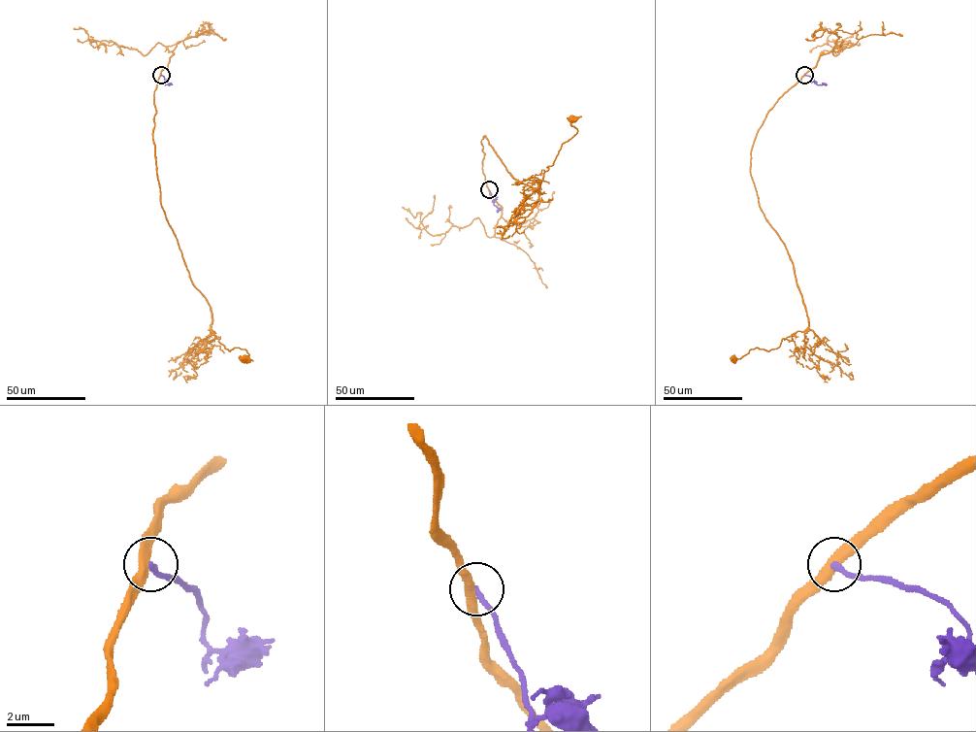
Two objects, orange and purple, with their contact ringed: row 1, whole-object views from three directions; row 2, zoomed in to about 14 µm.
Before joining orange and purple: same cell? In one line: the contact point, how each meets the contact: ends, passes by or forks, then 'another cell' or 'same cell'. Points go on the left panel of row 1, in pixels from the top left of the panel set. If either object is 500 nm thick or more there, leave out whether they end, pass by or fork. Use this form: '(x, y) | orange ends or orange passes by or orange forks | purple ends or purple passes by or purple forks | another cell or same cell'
(161, 75) | orange passes by | purple ends | another cell

